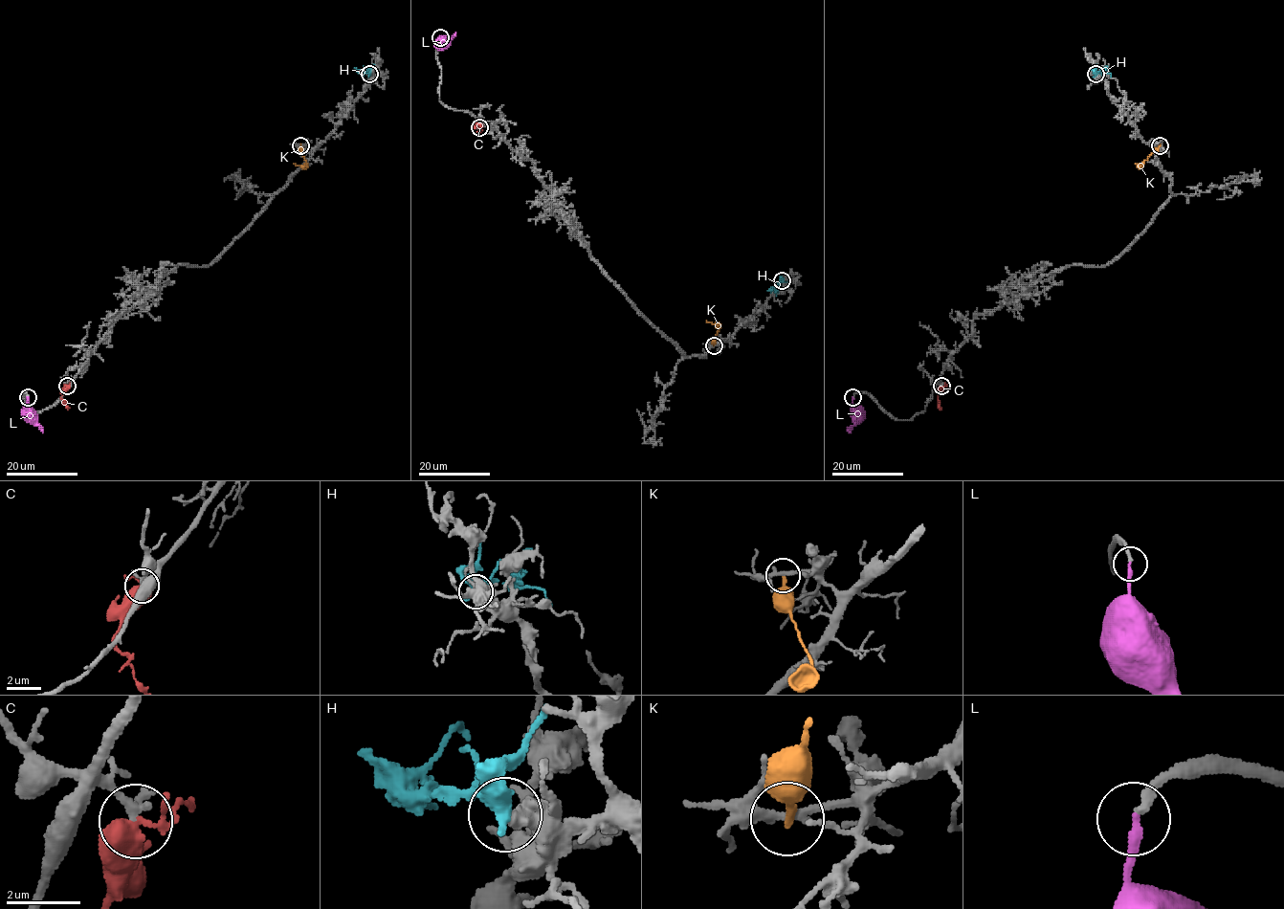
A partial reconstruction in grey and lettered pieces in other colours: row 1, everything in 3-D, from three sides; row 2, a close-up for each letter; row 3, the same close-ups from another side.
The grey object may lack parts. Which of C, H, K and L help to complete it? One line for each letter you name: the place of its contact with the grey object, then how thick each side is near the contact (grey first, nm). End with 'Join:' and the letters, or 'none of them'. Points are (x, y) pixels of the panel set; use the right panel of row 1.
C: meets grey at (941, 386); 320 nm thick on the grey side, 440 nm on the other
L: meets grey at (852, 397); 240 nm thick on the grey side, 260 nm on the other
Join: C, L

